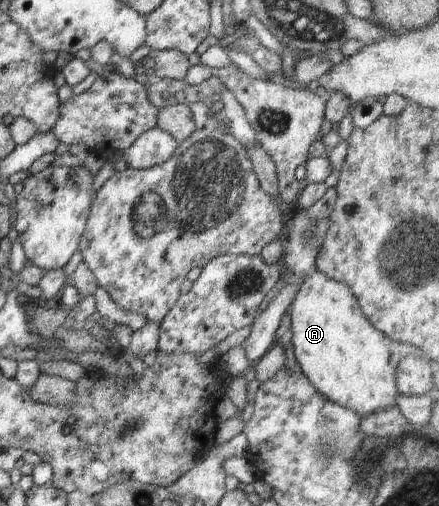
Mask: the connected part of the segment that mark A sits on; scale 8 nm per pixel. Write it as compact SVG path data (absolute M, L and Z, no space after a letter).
M313 270L304 278L296 292L294 301L287 307L291 316L292 343L298 369L308 378L308 381L329 400L340 404L365 418L381 408L395 406L398 390L395 380L399 361L407 355L419 357L423 351L413 345L395 342L377 330L365 318L359 303L351 294L349 287L327 278L319 270Z

